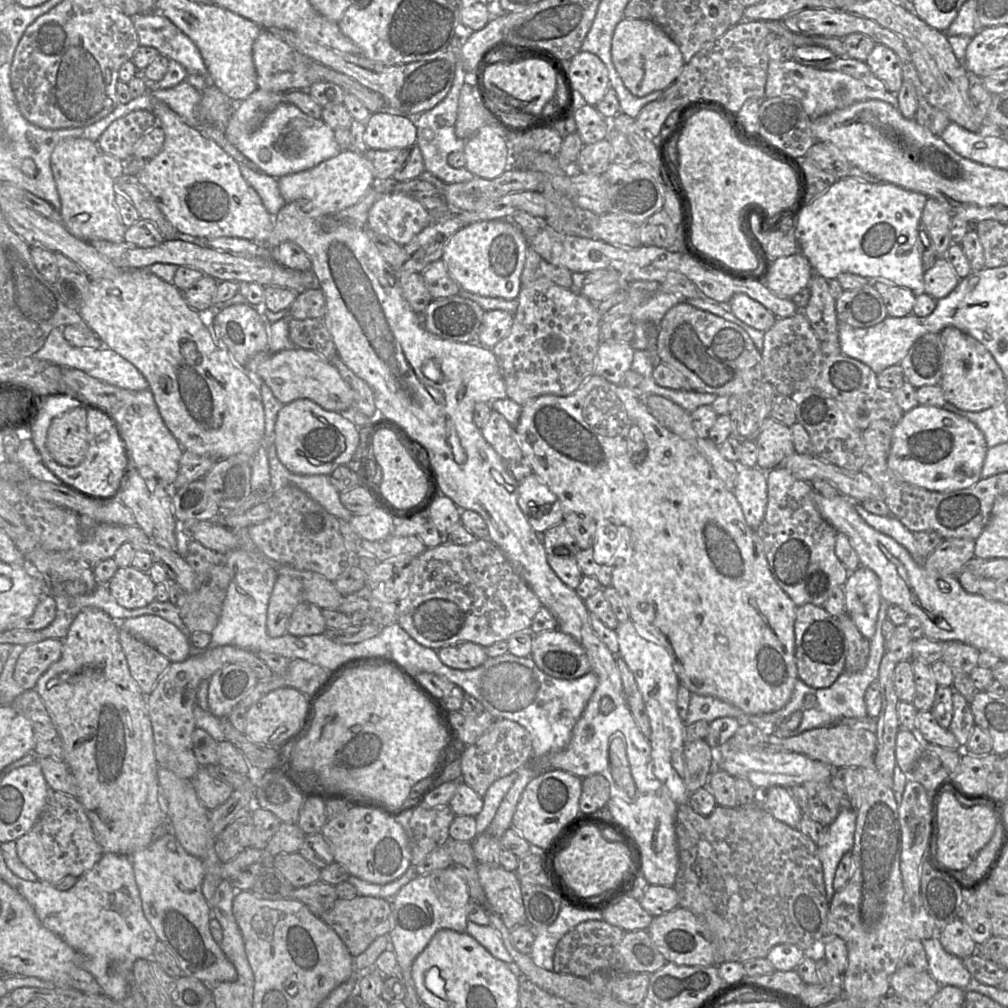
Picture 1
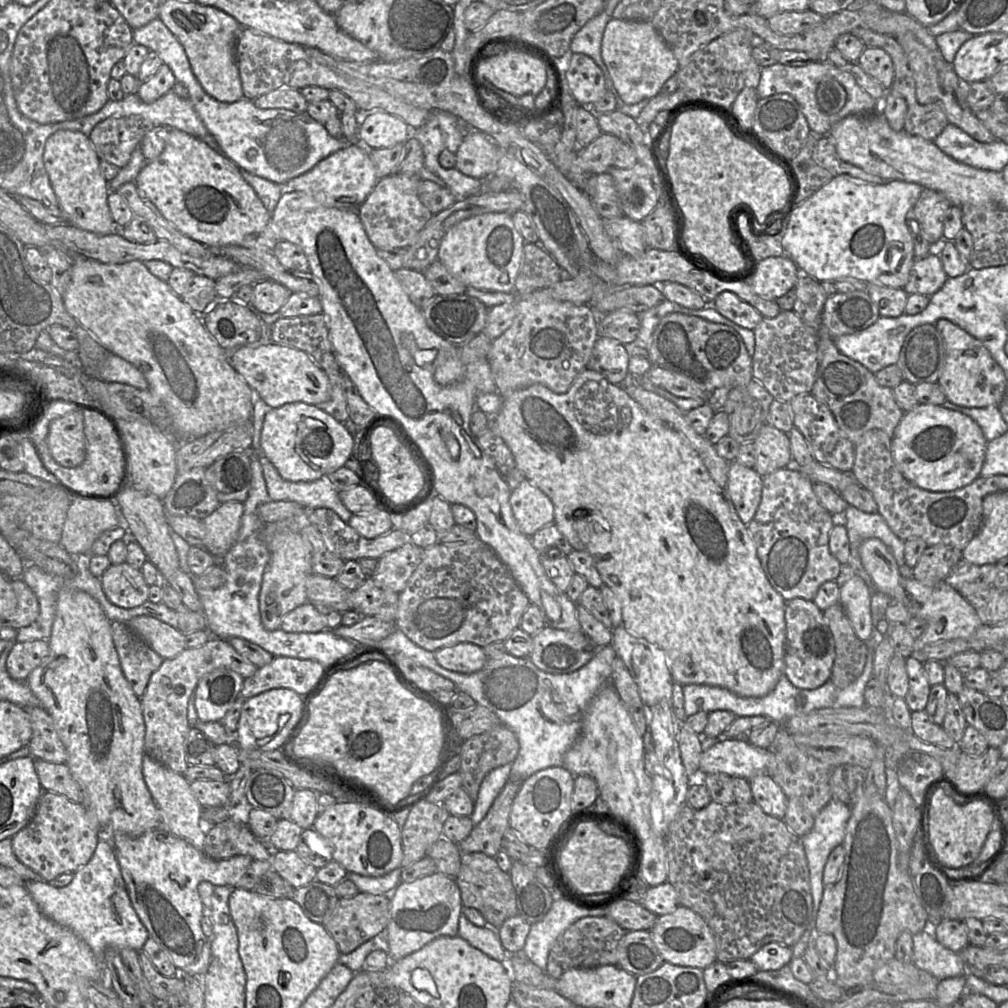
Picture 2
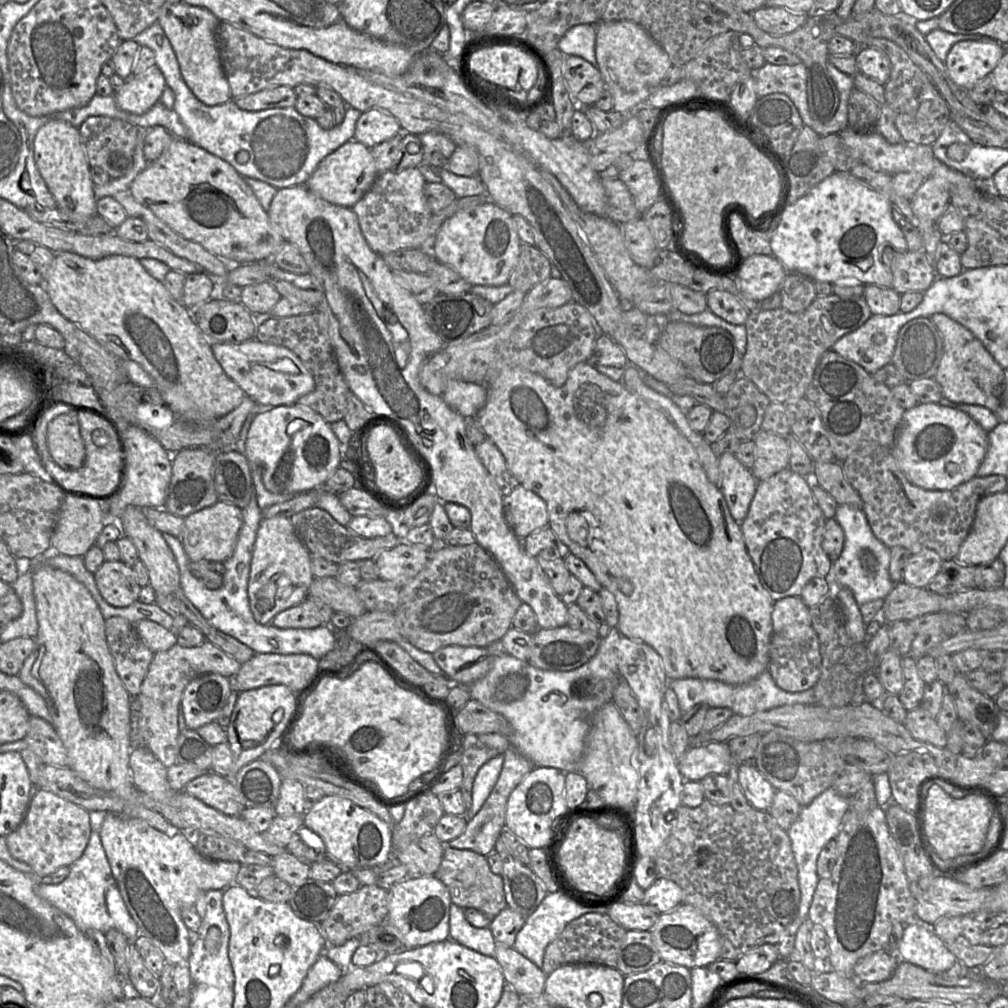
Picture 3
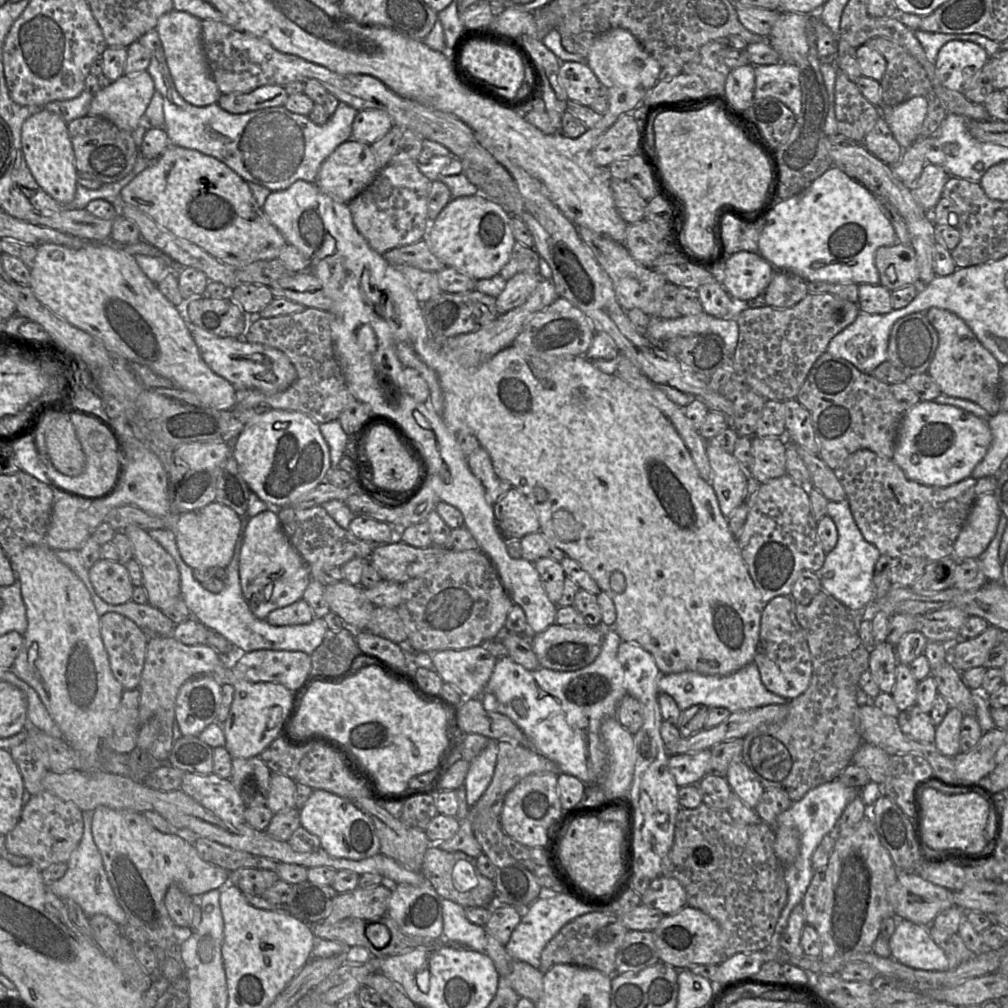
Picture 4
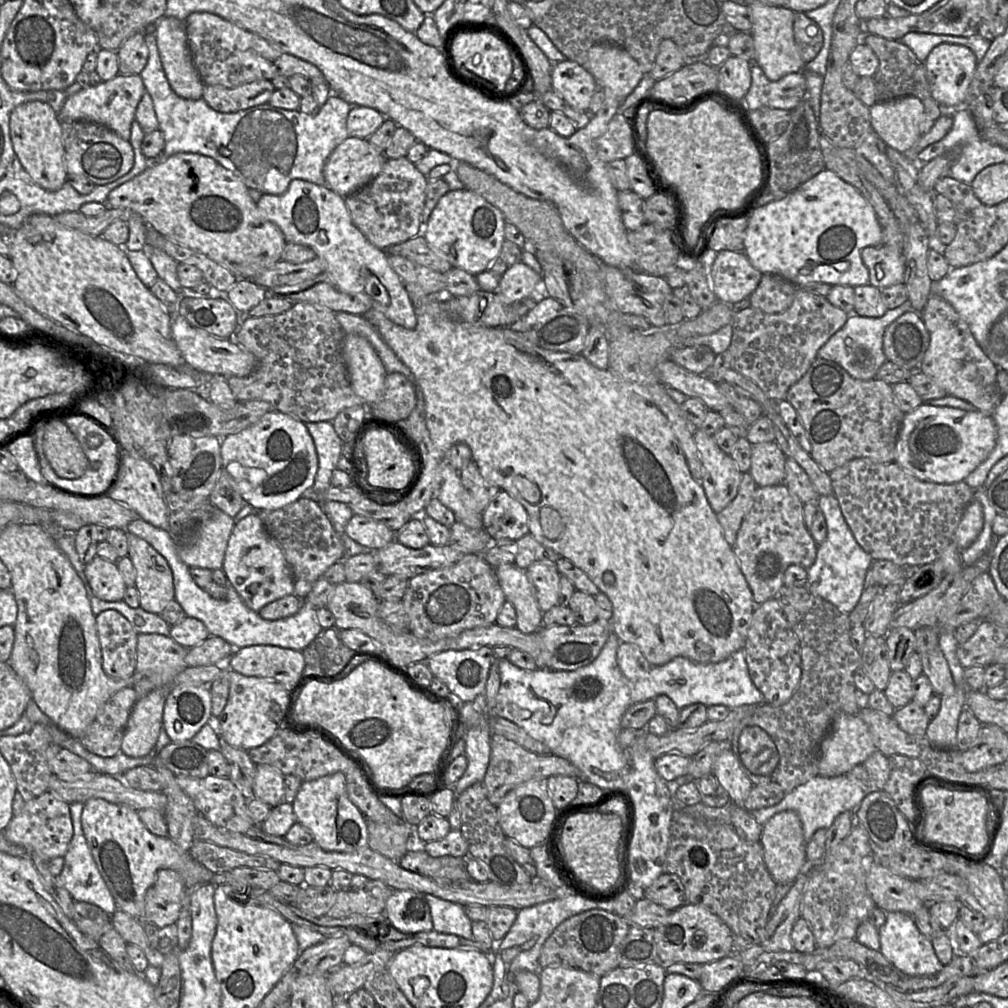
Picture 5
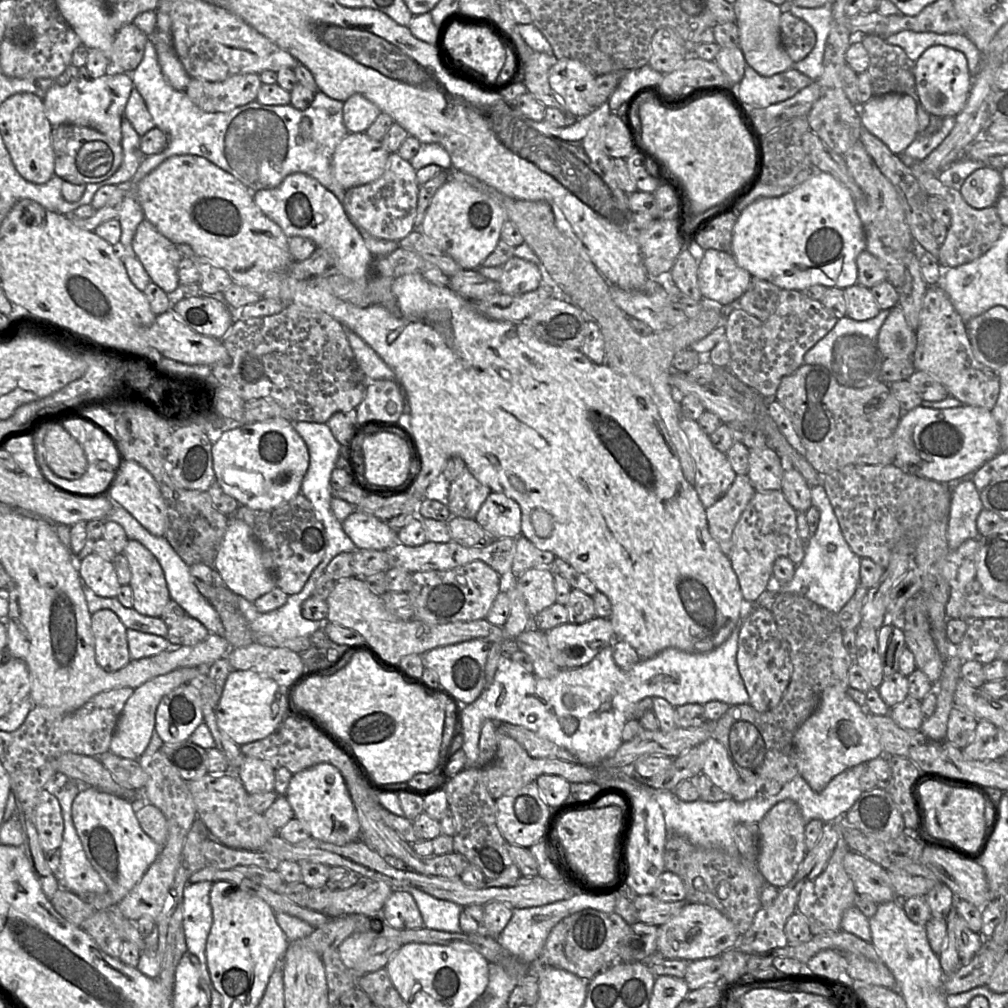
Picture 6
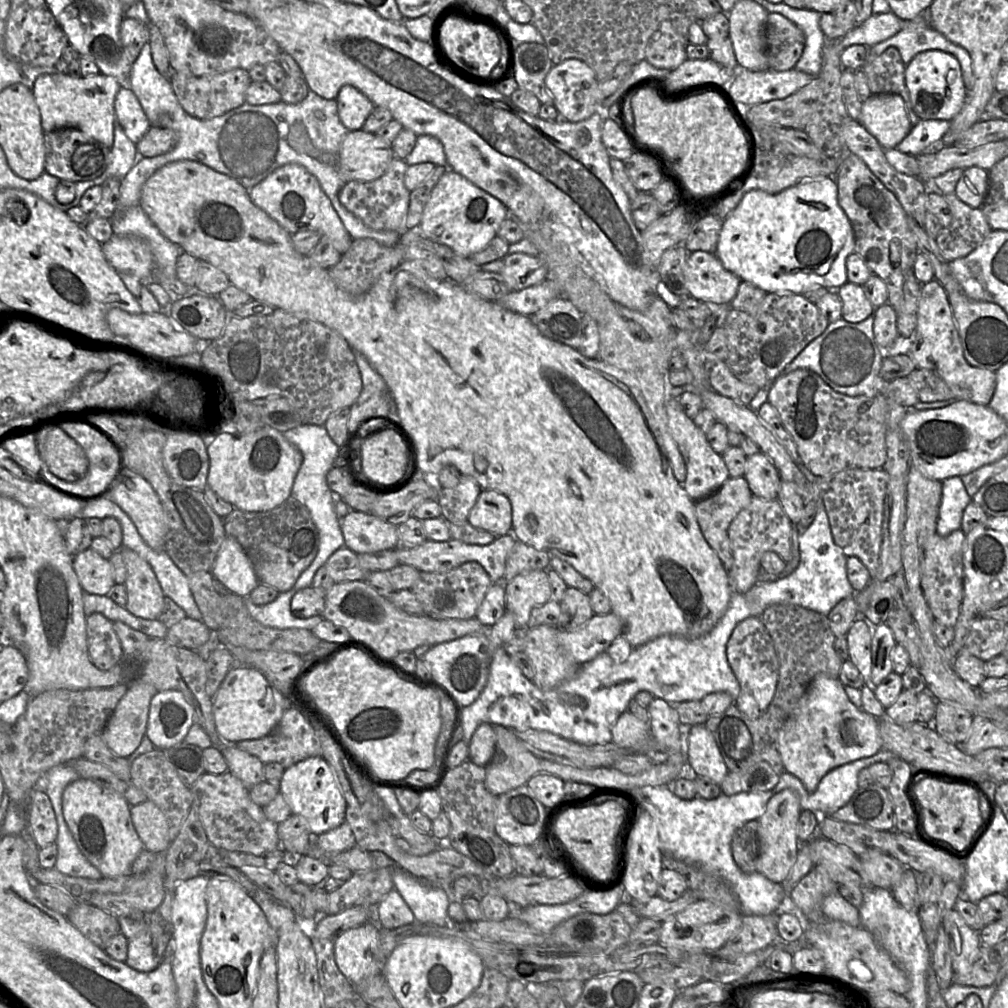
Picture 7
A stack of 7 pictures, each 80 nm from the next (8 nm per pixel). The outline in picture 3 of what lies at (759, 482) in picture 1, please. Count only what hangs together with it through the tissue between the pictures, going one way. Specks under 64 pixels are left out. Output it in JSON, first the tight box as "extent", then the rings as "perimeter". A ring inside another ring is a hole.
{"extent":[719,454,758,524],"perimeter":[[[734,454],[719,455],[721,490],[733,519],[740,524],[746,517],[755,495],[758,480]]]}

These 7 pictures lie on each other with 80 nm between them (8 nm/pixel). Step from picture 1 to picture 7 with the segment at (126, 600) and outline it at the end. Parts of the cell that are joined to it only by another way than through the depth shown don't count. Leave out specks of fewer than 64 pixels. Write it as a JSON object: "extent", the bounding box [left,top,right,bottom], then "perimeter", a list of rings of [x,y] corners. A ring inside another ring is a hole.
{"extent":[72,548,115,595],"perimeter":[[[88,548],[72,558],[73,569],[83,591],[106,595],[115,584],[109,561]]]}

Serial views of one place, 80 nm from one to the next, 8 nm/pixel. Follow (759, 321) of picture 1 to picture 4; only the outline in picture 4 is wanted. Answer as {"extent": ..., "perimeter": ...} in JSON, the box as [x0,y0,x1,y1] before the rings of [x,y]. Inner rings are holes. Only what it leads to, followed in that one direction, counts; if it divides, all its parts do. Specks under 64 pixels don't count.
{"extent":[697,281,747,320],"perimeter":[[[711,281],[697,288],[703,311],[716,318],[736,320],[740,312],[747,308],[747,301],[734,300],[723,288],[719,281]]]}

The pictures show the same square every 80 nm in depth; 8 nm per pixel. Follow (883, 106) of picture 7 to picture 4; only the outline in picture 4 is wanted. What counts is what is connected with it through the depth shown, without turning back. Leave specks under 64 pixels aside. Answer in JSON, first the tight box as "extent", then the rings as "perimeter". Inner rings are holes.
{"extent":[881,96,927,149],"perimeter":[[[917,96],[881,109],[881,115],[902,149],[908,148],[917,140],[927,114],[927,107],[926,99]]]}

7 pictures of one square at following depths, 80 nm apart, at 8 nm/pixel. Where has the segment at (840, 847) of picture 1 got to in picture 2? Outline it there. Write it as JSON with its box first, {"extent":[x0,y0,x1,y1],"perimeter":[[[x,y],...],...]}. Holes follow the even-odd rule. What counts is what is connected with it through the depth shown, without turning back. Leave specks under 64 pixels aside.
{"extent":[800,798,851,913],"perimeter":[[[832,798],[814,816],[814,825],[811,831],[800,837],[809,867],[815,913],[820,906],[825,888],[823,883],[824,866],[831,851],[836,846],[842,845],[850,815],[851,806]]]}

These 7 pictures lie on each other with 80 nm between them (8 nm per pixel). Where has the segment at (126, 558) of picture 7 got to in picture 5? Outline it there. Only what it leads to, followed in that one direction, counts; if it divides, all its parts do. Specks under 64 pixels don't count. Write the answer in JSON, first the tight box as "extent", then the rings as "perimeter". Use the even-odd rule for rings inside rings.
{"extent":[126,532,174,614],"perimeter":[[[126,532],[128,557],[136,571],[134,587],[139,593],[139,607],[160,614],[174,599],[171,568],[148,542]]]}

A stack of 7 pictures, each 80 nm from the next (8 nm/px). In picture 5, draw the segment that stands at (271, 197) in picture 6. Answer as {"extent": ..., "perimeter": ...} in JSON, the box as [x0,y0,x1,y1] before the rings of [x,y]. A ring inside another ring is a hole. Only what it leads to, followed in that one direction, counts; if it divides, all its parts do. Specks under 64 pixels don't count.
{"extent":[257,179,417,329],"perimeter":[[[293,179],[283,194],[263,193],[257,206],[271,222],[279,227],[287,243],[302,244],[314,250],[316,257],[322,263],[322,273],[326,273],[341,292],[352,296],[364,294],[372,303],[371,310],[383,313],[390,321],[399,326],[407,329],[415,328],[417,324],[416,314],[403,281],[393,270],[387,252],[372,245],[353,224],[345,204],[345,198],[336,194],[326,185]]]}

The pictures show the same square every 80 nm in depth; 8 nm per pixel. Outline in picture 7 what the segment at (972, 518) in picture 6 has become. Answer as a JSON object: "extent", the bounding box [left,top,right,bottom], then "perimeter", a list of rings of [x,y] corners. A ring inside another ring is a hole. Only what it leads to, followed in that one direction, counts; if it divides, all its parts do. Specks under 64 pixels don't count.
{"extent":[937,476,973,536],"perimeter":[[[954,476],[942,481],[942,496],[937,520],[937,533],[947,536],[961,529],[963,512],[973,501],[962,482],[961,477]]]}

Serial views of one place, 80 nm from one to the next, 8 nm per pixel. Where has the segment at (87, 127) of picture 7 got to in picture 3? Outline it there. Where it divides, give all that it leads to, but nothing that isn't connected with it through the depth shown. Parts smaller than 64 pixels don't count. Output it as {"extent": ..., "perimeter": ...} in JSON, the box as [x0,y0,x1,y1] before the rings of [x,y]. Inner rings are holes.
{"extent":[113,66,165,115],"perimeter":[[[154,66],[140,75],[126,79],[113,93],[113,97],[121,110],[141,115],[159,102],[165,88],[164,75]]]}

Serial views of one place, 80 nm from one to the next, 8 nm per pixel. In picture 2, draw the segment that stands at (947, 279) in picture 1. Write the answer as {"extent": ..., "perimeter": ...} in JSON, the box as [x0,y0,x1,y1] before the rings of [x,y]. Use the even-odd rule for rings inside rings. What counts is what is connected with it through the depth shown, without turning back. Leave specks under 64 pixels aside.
{"extent":[903,254,948,296],"perimeter":[[[939,254],[916,259],[912,266],[910,277],[903,289],[910,294],[931,296],[936,293],[948,279],[942,266]]]}

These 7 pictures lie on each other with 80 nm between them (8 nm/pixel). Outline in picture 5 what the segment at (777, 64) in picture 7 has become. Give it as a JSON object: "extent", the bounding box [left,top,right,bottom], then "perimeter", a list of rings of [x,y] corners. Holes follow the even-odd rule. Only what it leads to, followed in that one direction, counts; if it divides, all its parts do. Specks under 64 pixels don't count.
{"extent":[794,12,823,61],"perimeter":[[[795,12],[794,40],[802,59],[812,61],[823,47],[823,32],[820,26],[804,13]]]}

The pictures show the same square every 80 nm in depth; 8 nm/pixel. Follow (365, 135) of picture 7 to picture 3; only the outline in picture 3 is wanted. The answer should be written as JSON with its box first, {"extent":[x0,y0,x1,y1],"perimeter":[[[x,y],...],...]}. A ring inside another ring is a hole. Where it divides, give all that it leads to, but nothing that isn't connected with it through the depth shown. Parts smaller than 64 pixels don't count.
{"extent":[304,139,378,208],"perimeter":[[[353,139],[326,156],[304,185],[318,197],[338,206],[352,208],[378,176],[371,149]]]}

